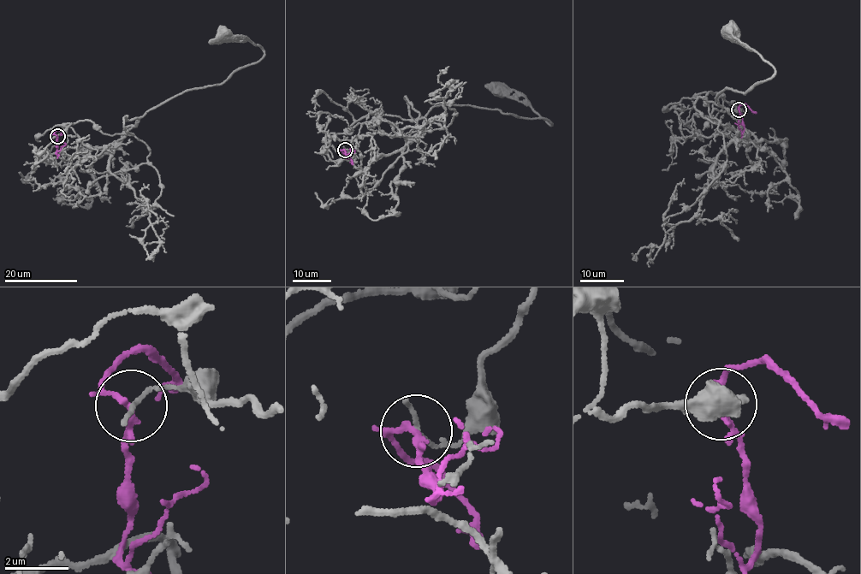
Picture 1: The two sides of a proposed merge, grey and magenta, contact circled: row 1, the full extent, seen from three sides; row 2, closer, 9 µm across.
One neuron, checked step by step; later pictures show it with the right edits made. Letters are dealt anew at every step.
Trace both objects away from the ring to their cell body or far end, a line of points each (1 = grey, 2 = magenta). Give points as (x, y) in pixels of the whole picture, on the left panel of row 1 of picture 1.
1: (57, 135), (91, 120), (129, 135), (119, 142), (150, 109), (222, 84), (264, 53), (224, 34)
2: (56, 135), (56, 153), (66, 144), (64, 142)

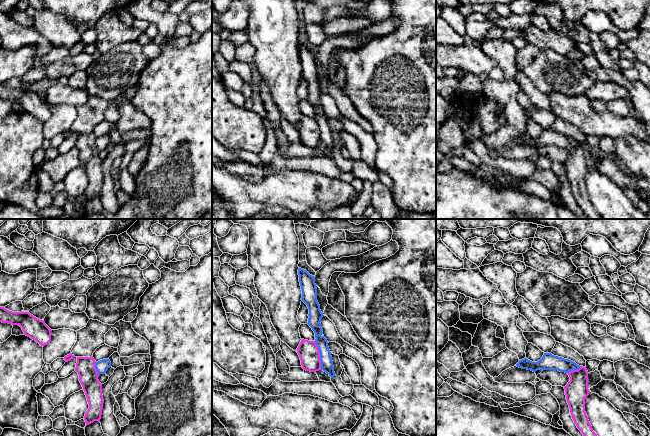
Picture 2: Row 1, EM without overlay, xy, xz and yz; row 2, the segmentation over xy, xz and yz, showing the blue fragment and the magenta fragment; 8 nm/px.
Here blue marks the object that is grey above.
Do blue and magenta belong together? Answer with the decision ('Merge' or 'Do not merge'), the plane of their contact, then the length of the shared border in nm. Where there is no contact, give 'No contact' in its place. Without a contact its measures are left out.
Do not merge. Touches blue in xz. Shared border 240 nm

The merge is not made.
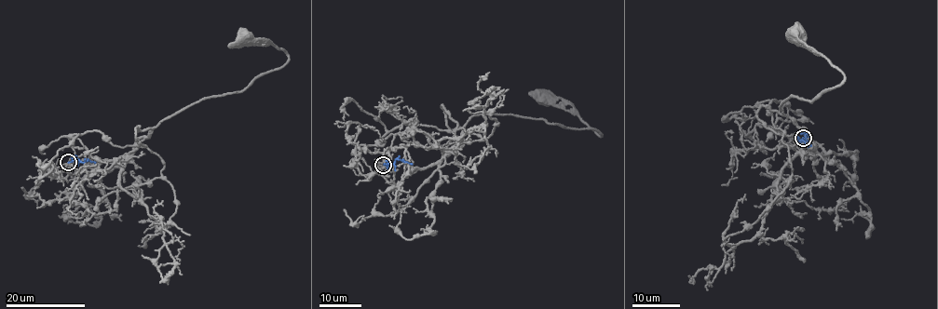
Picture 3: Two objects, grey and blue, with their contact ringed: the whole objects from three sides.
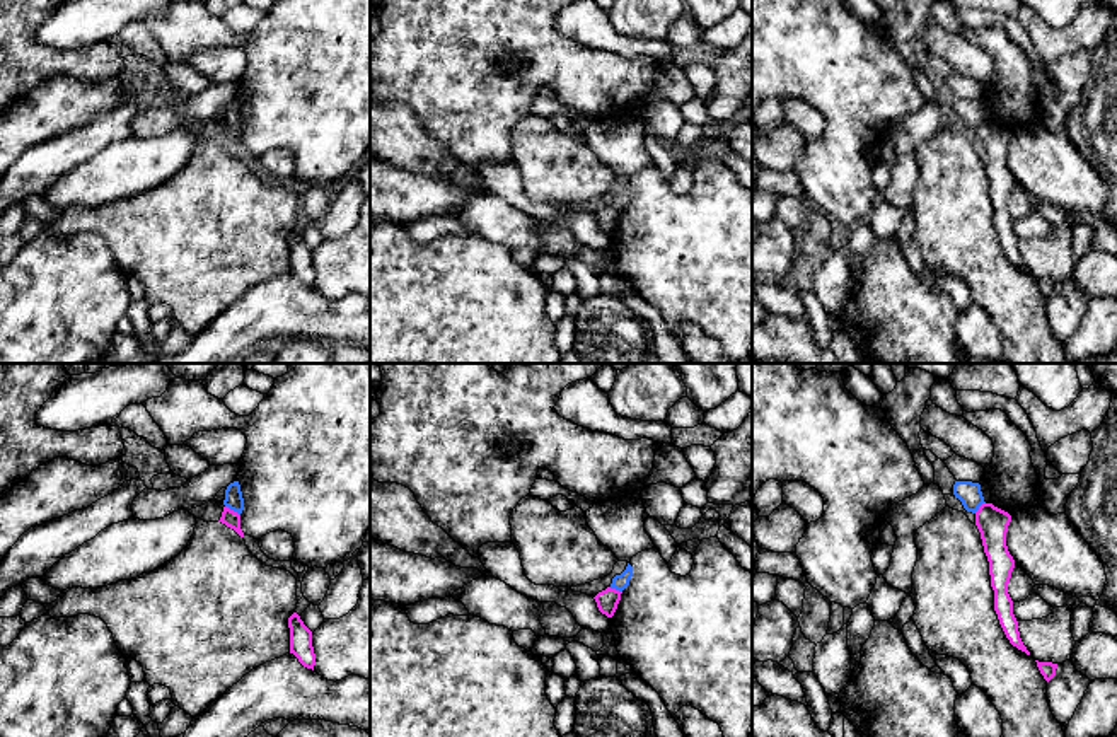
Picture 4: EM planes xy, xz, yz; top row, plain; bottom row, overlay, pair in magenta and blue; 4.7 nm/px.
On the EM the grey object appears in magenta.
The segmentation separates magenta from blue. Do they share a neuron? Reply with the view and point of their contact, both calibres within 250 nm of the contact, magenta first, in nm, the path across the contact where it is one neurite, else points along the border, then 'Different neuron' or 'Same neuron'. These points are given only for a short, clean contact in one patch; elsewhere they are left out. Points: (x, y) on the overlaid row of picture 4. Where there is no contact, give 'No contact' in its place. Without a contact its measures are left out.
Touches magenta at xy (232, 510). Thickness 80 nm (magenta) against 90 nm. Boundary: xy (225, 505), (239, 516). Different neuron

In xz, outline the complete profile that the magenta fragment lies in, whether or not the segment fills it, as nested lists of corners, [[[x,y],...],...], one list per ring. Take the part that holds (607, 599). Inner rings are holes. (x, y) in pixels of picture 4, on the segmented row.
[[[607,587],[605,590],[599,592],[593,599],[597,602],[597,607],[602,614],[605,614],[607,618],[612,618],[617,604],[621,601],[621,594],[616,589]]]

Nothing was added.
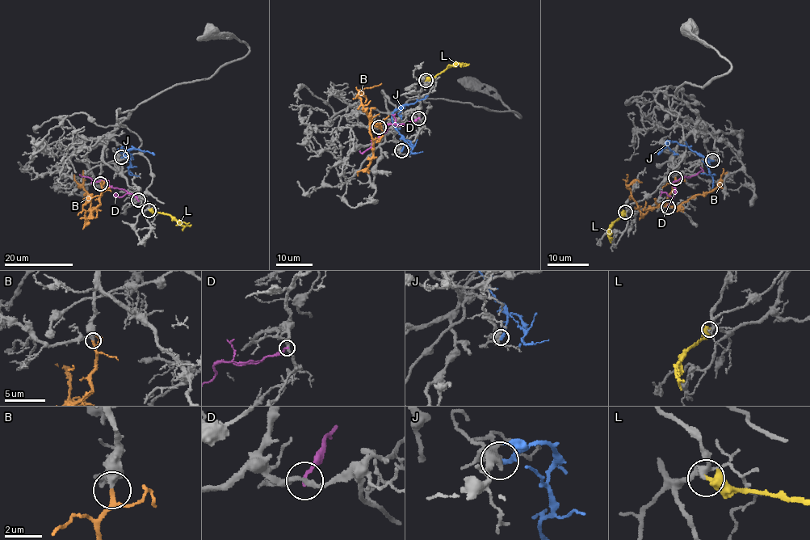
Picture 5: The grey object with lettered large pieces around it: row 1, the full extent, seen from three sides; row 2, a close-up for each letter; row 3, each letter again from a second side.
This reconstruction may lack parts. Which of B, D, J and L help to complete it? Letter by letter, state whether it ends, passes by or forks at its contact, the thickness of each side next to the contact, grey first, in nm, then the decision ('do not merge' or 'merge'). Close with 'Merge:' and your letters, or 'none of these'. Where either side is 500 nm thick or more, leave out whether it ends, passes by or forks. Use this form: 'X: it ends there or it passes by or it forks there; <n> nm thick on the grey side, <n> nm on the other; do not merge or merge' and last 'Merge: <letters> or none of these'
B: it passes by; 320 nm thick on the grey side, 170 nm on the other; merge
D: it ends there; 240 nm thick on the grey side, 190 nm on the other; do not merge
J: it ends there; 480 nm thick on the grey side, 280 nm on the other; do not merge
L: it ends there; 240 nm thick on the grey side, 460 nm on the other; merge
Merge: B, L

